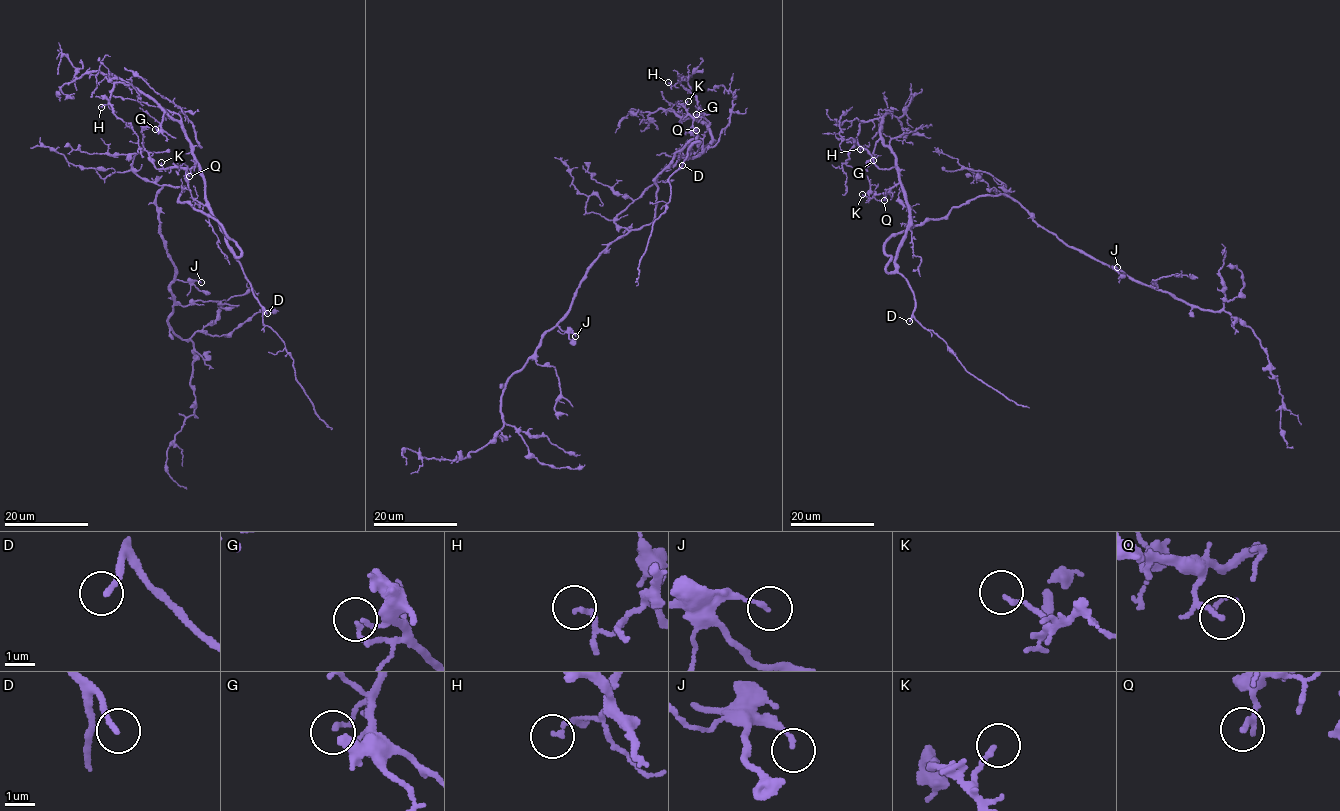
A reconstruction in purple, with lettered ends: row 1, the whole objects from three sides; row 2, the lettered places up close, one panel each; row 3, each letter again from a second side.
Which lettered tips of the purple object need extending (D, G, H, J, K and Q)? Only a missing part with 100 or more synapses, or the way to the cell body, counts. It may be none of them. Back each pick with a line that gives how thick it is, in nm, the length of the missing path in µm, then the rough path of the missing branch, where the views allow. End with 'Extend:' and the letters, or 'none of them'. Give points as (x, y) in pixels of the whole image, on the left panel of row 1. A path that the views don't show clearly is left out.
D: 160 nm thick; about 100 µm are missing; missing branch runs (267, 313), (274, 333), (266, 334), (270, 305), (282, 282), (301, 272), (313, 245), (330, 240), (361, 181)
Extend: D

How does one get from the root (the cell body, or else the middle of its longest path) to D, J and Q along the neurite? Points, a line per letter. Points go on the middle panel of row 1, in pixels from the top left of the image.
D: (657, 201), (658, 176), (696, 136), (698, 145), (687, 150), (678, 168), (682, 165)
J: (657, 201), (649, 224), (612, 241), (590, 265), (570, 309), (558, 324), (575, 336)
Q: (657, 201), (656, 178), (675, 153), (696, 136), (698, 145), (692, 143), (688, 156), (703, 152), (696, 130)

